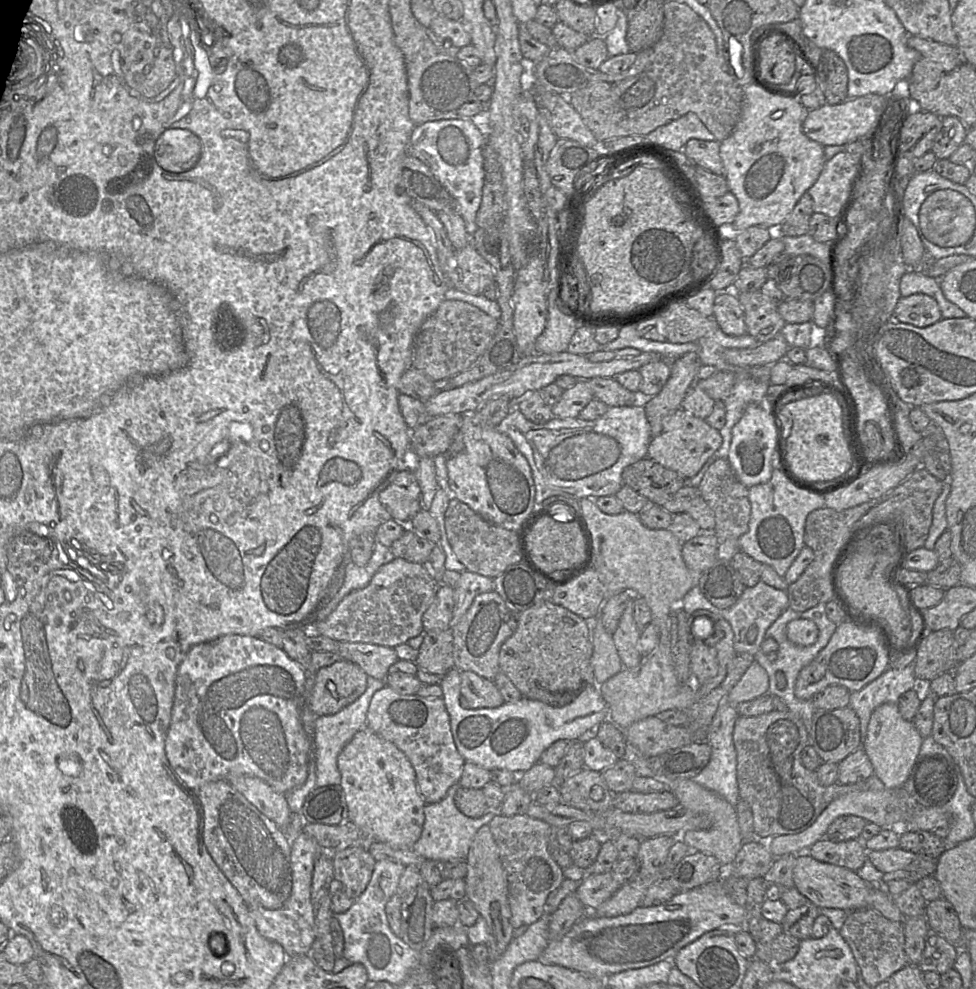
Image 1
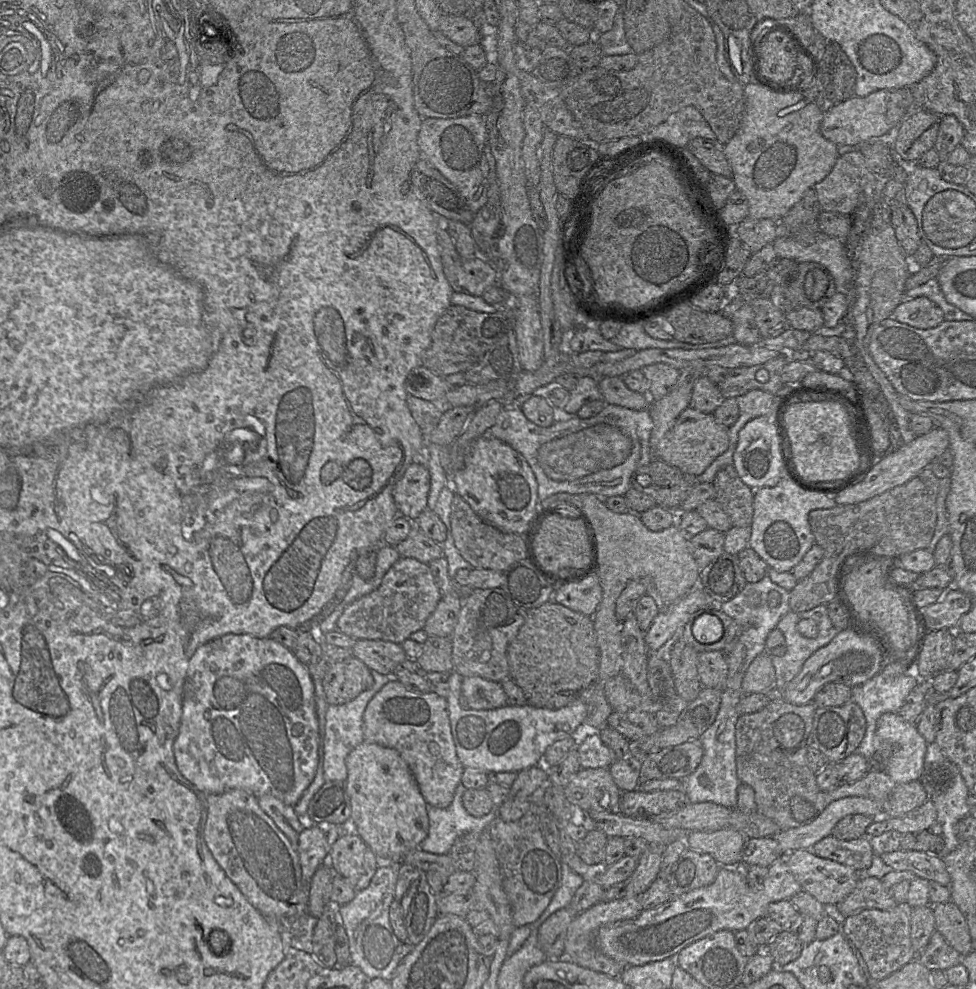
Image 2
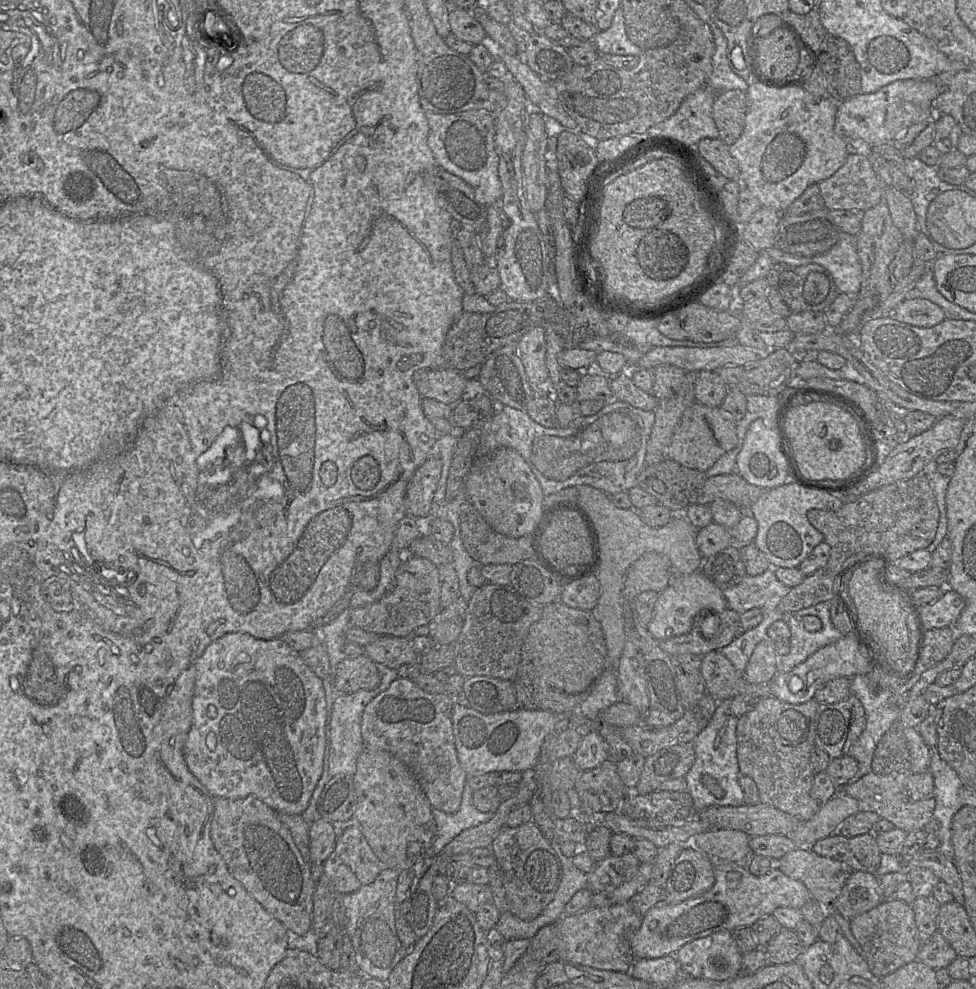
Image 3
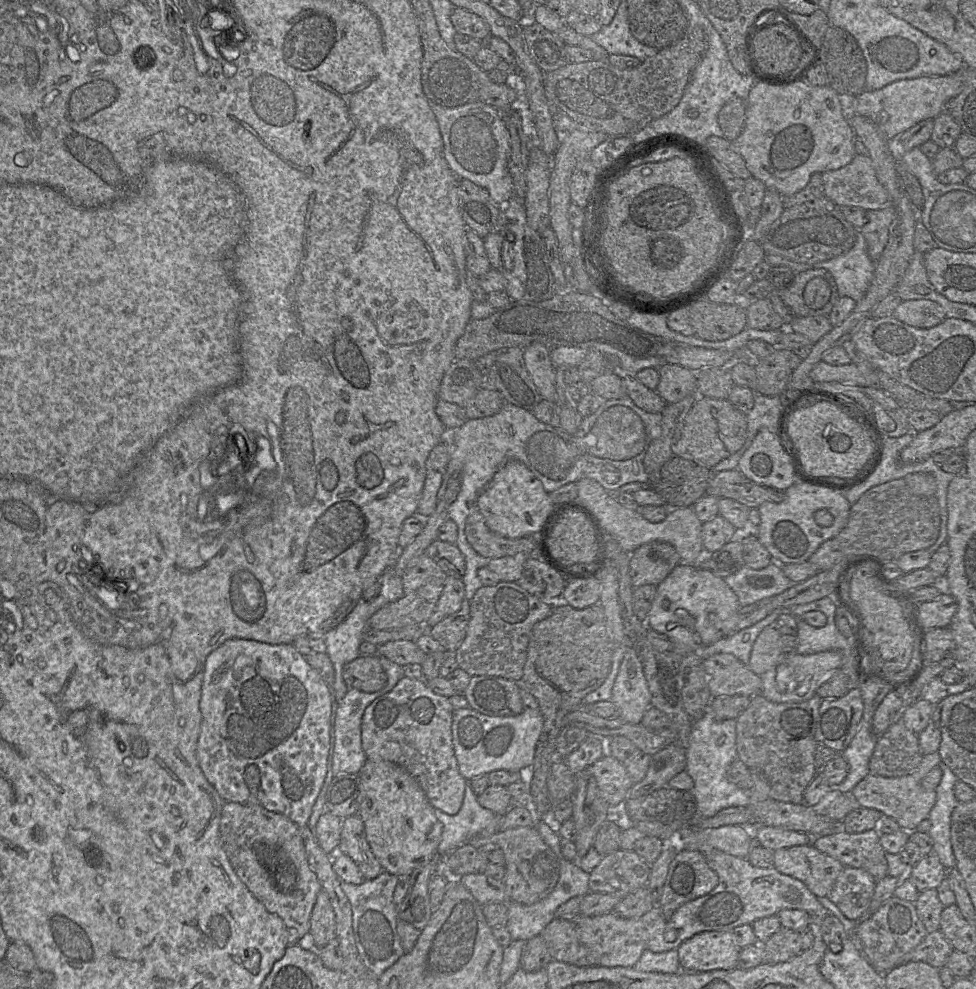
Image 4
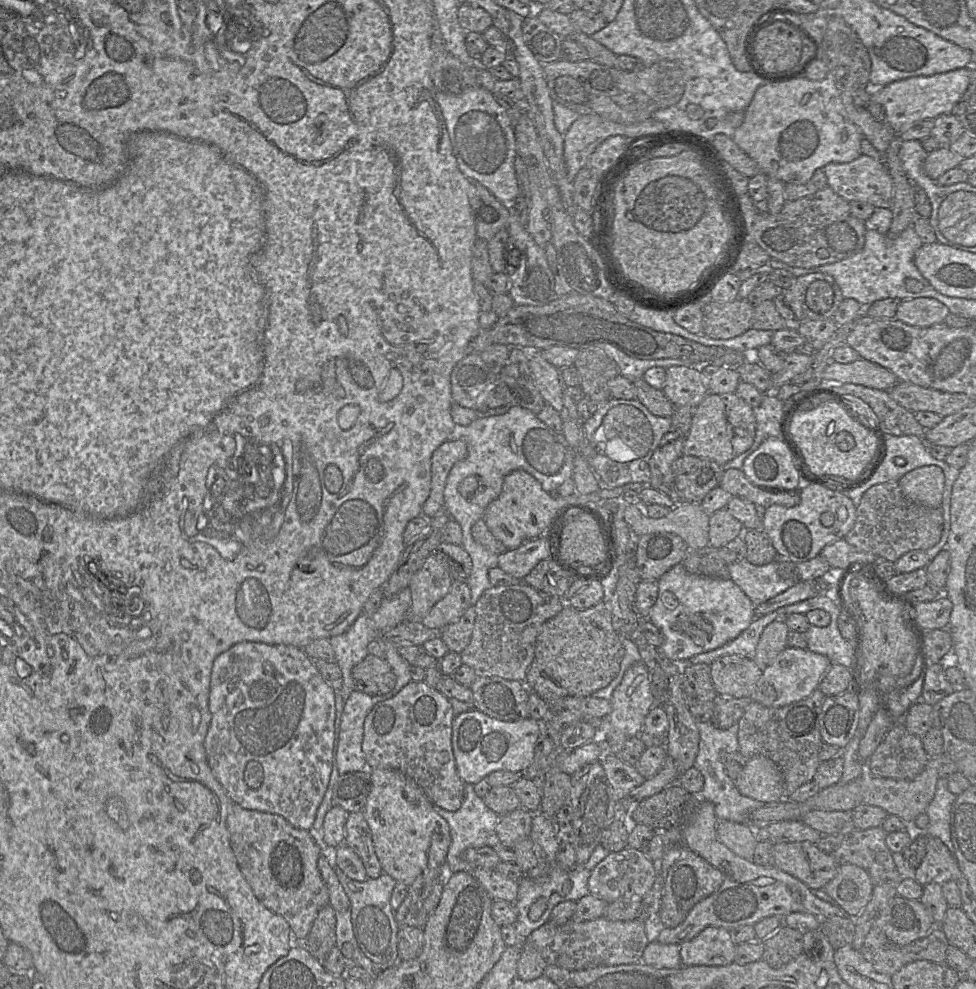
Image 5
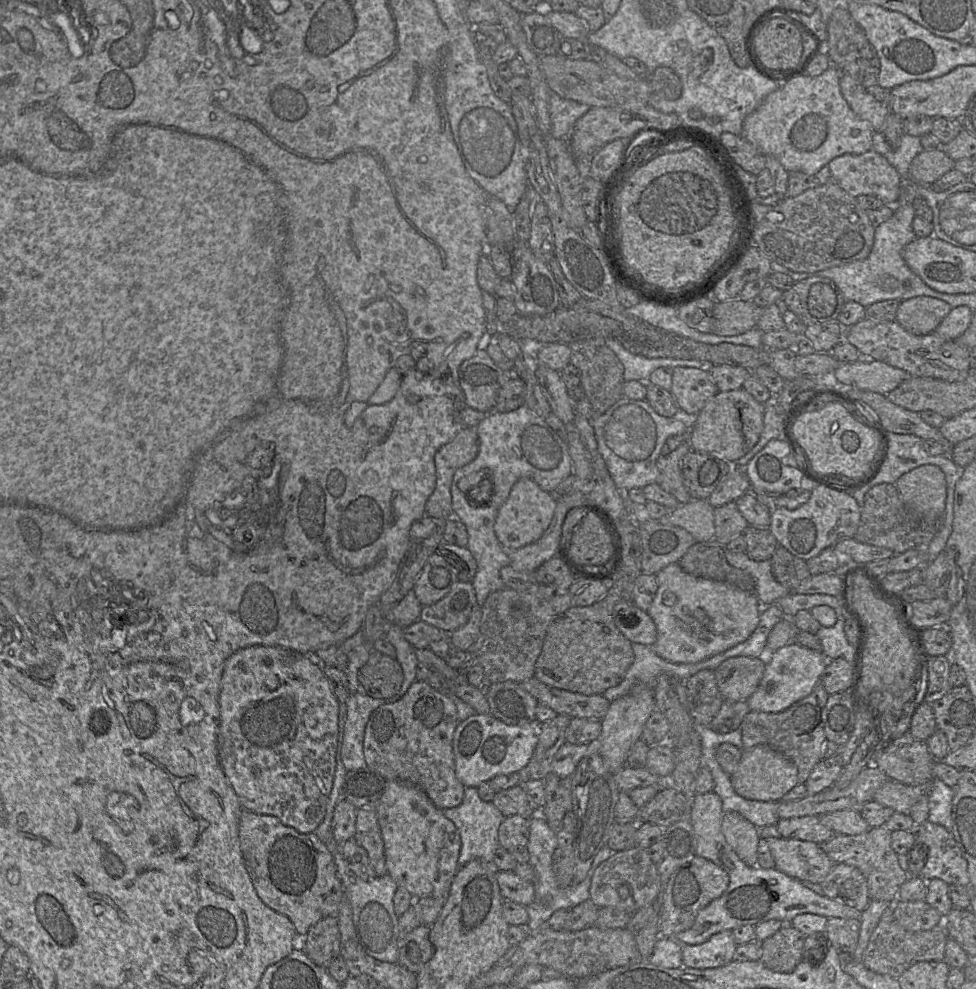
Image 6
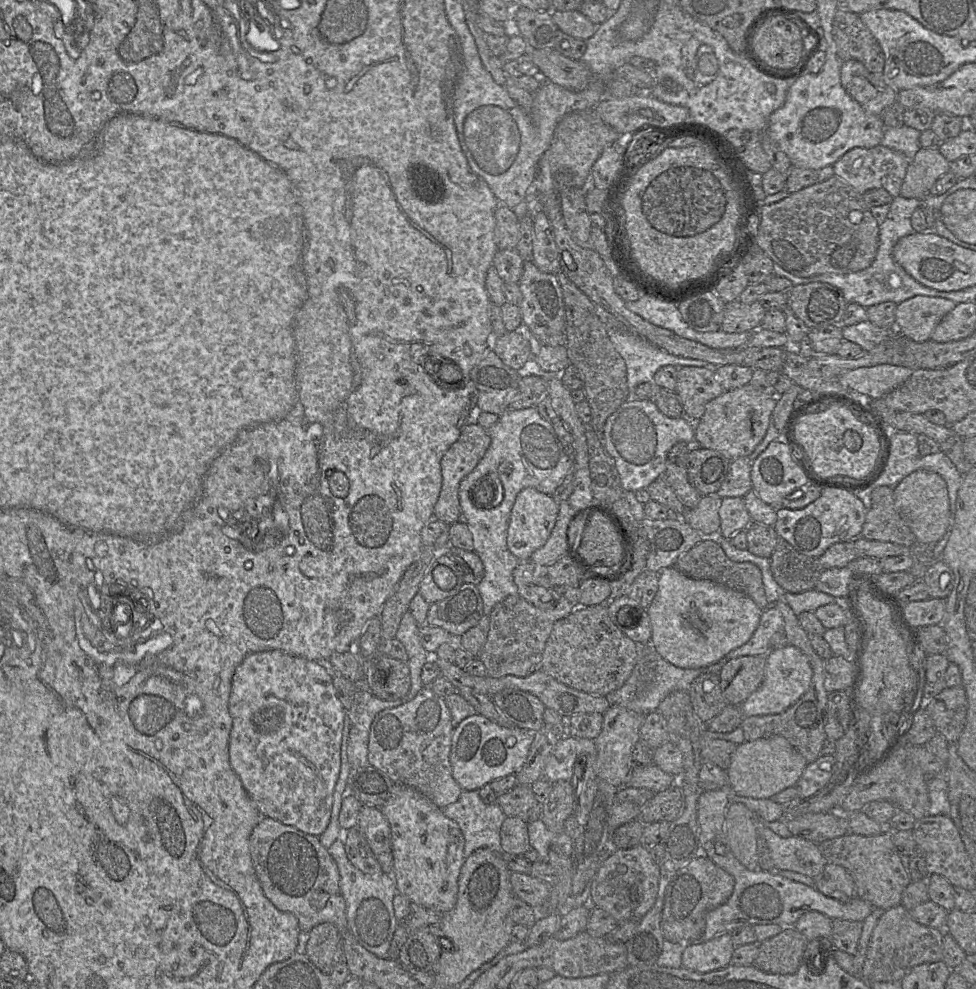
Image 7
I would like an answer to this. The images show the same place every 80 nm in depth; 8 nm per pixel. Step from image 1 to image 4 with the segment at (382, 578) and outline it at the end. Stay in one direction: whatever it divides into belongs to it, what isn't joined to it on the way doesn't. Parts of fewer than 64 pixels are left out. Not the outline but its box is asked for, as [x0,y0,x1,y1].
[368,555,446,630]

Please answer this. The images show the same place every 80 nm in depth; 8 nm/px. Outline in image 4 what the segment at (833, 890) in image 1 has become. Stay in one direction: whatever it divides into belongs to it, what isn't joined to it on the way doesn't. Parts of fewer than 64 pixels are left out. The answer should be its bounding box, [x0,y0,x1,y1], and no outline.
[774,843,844,897]

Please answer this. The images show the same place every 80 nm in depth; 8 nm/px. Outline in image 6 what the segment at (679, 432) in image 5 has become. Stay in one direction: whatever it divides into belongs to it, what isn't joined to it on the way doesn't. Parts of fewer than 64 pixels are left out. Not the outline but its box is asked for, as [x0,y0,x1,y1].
[656,430,692,504]

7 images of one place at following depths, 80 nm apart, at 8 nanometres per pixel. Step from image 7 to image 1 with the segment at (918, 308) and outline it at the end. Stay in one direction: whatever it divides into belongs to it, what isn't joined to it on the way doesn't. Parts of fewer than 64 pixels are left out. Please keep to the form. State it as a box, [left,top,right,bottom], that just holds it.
[893,294,942,328]

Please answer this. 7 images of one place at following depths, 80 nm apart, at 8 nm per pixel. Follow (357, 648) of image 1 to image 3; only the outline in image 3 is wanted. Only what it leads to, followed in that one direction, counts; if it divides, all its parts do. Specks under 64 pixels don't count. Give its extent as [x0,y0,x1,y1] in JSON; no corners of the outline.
[364,637,420,669]

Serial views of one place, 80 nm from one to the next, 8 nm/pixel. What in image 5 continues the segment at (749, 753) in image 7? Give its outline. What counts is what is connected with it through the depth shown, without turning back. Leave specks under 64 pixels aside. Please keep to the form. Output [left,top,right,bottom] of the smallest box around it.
[734,755,786,804]

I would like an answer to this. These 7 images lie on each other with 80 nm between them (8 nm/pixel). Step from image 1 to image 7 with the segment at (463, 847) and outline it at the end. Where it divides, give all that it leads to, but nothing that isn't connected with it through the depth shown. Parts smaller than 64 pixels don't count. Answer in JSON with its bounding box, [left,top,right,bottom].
[442,791,507,860]

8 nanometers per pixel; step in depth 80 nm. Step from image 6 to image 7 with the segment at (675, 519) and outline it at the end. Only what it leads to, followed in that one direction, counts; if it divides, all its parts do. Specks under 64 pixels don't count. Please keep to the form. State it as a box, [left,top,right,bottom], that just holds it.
[680,494,722,537]

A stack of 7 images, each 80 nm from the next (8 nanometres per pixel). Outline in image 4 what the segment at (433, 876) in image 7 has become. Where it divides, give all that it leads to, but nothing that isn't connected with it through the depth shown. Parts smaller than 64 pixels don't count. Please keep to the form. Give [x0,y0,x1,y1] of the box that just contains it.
[358,758,443,875]

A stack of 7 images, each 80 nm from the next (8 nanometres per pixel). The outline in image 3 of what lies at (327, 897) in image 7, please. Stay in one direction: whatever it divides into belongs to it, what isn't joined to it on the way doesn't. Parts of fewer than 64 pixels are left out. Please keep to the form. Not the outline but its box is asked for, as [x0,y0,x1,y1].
[210,795,316,936]

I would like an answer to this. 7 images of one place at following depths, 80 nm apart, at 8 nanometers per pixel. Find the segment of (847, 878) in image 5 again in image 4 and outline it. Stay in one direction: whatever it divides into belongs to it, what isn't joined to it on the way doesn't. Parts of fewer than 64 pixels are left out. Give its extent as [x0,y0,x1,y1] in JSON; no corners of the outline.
[827,866,876,921]

